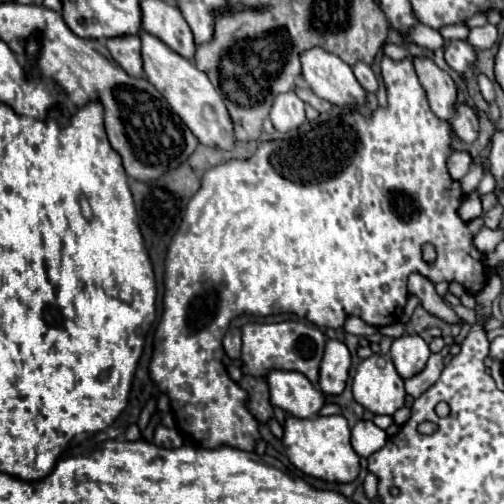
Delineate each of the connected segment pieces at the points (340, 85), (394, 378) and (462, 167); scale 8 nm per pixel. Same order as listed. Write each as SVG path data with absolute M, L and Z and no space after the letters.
M314 46L300 52L300 64L300 78L316 96L340 106L364 104L364 88L358 84L358 80L354 80L352 68L336 54Z
M372 354L362 360L352 380L352 392L372 414L394 414L404 406L404 380L394 370L390 354Z
M454 152L450 158L448 158L448 170L450 170L450 176L460 180L468 174L468 166L470 166L472 158L466 154L466 152Z

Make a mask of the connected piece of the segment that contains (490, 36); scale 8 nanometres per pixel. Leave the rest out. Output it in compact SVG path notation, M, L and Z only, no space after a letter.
M486 24L486 26L480 26L480 28L470 28L468 38L466 38L466 42L470 46L474 46L476 50L492 48L496 40L498 40L498 30L492 24Z

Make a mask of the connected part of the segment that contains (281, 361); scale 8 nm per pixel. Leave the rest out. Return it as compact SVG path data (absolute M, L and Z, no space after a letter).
M286 320L278 324L254 324L242 326L242 372L250 376L264 376L266 370L296 370L308 376L310 382L318 380L318 364L324 352L324 334L310 324Z

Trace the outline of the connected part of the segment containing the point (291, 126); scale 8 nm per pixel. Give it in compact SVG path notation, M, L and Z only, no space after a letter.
M284 92L274 98L270 120L278 132L290 132L304 124L304 102L294 92Z

